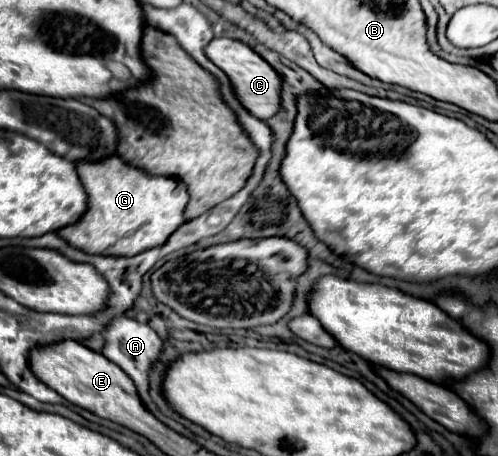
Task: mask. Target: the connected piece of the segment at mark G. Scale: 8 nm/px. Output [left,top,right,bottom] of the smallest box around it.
[57,157,189,257]

